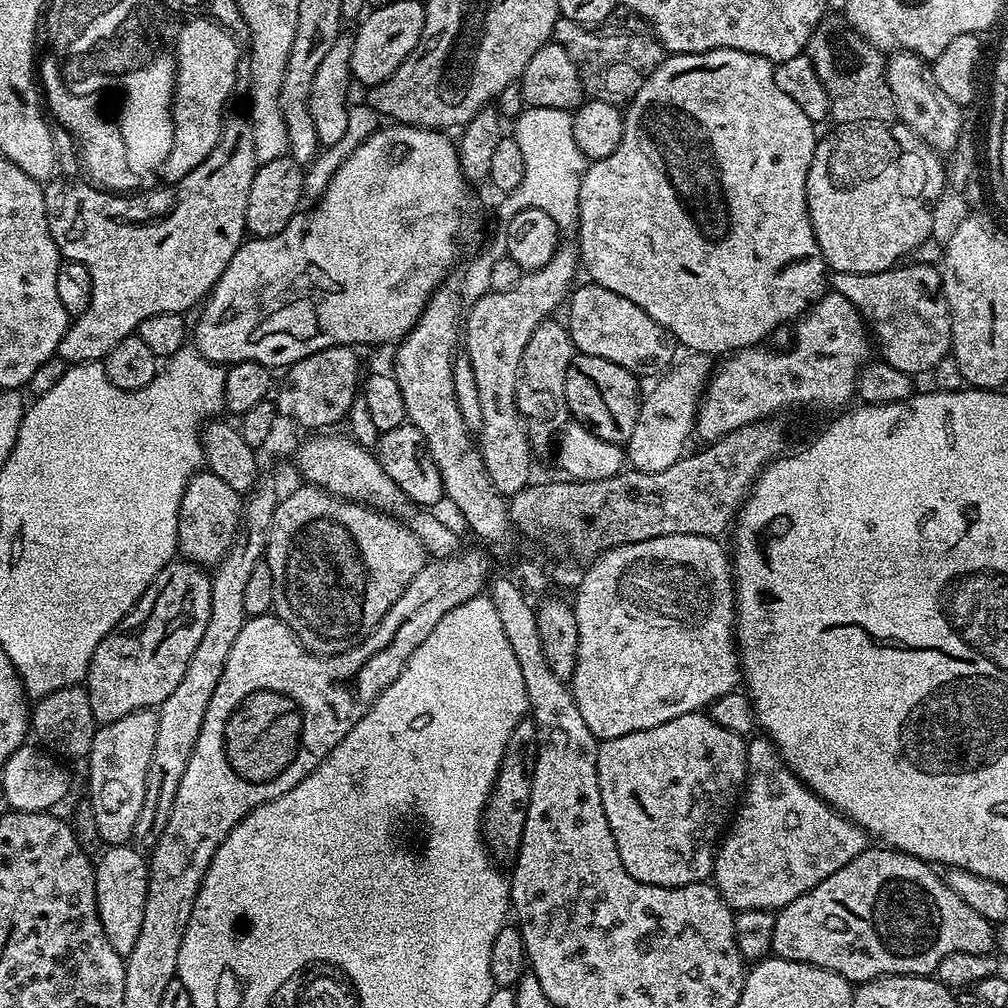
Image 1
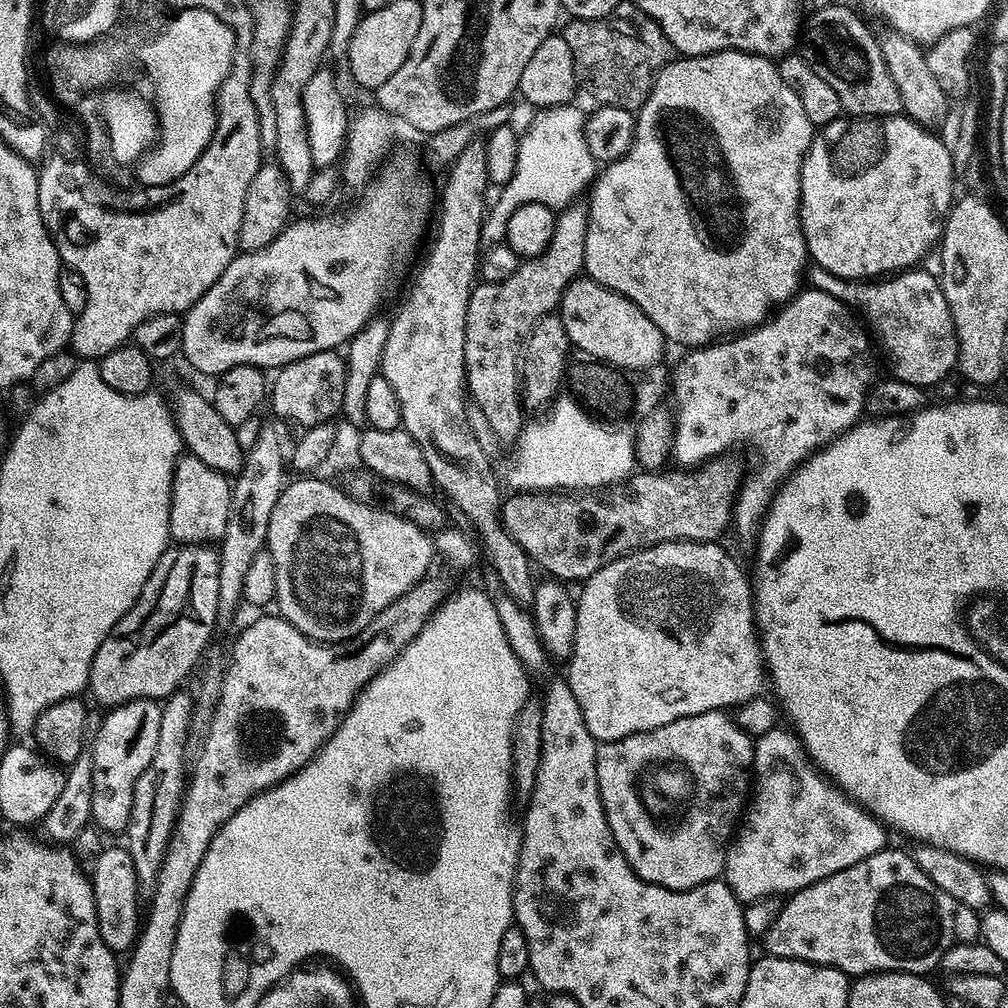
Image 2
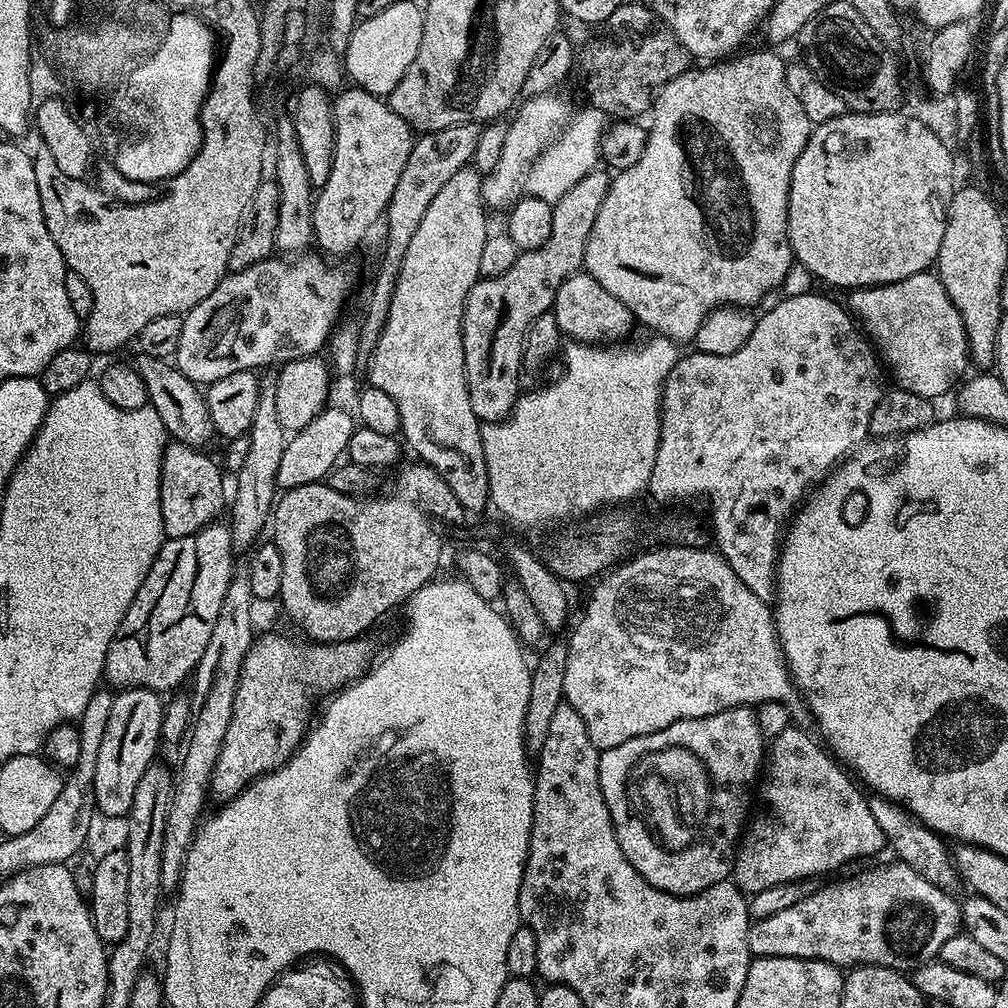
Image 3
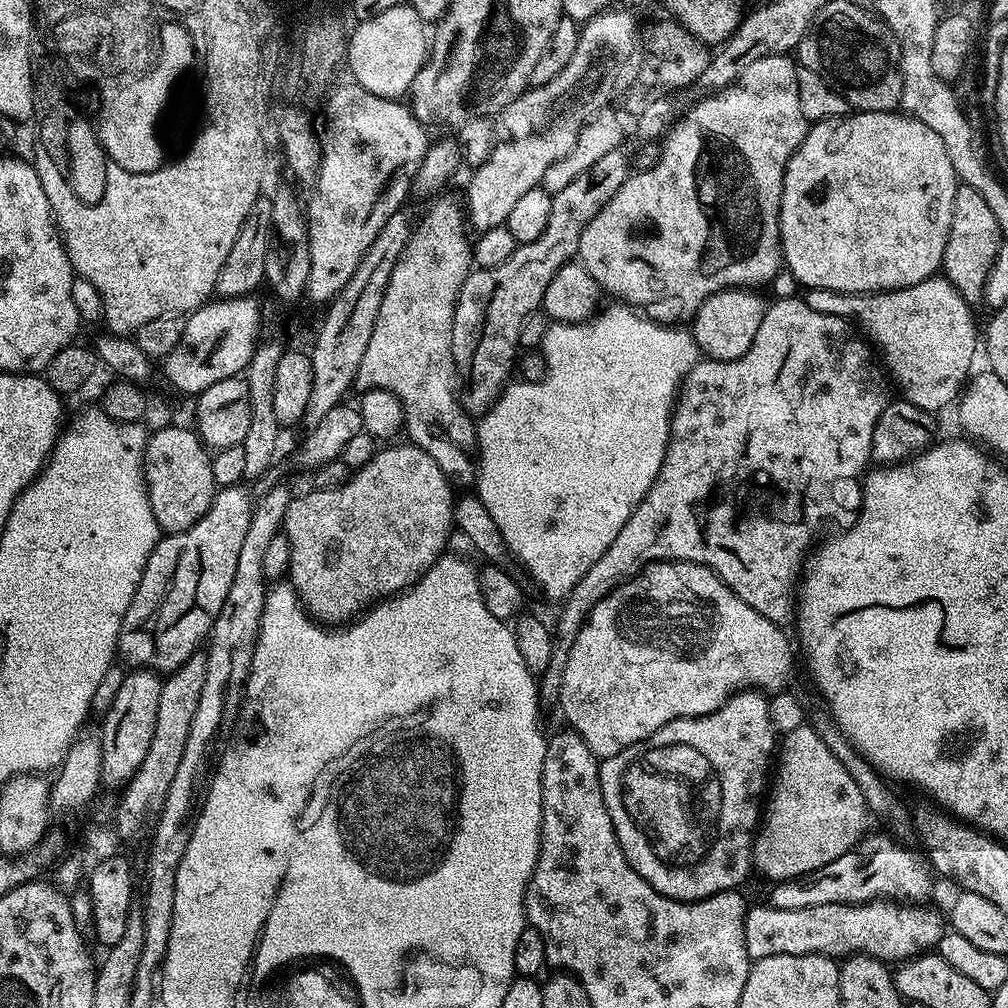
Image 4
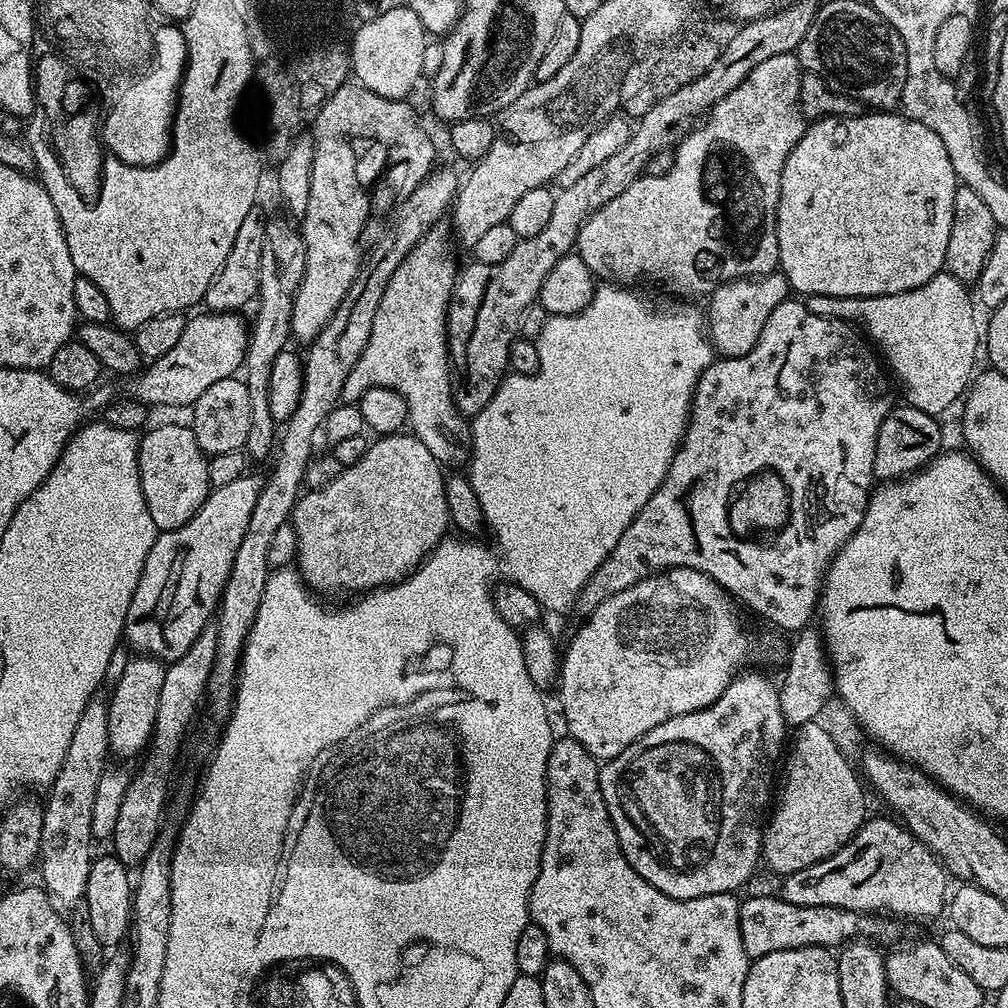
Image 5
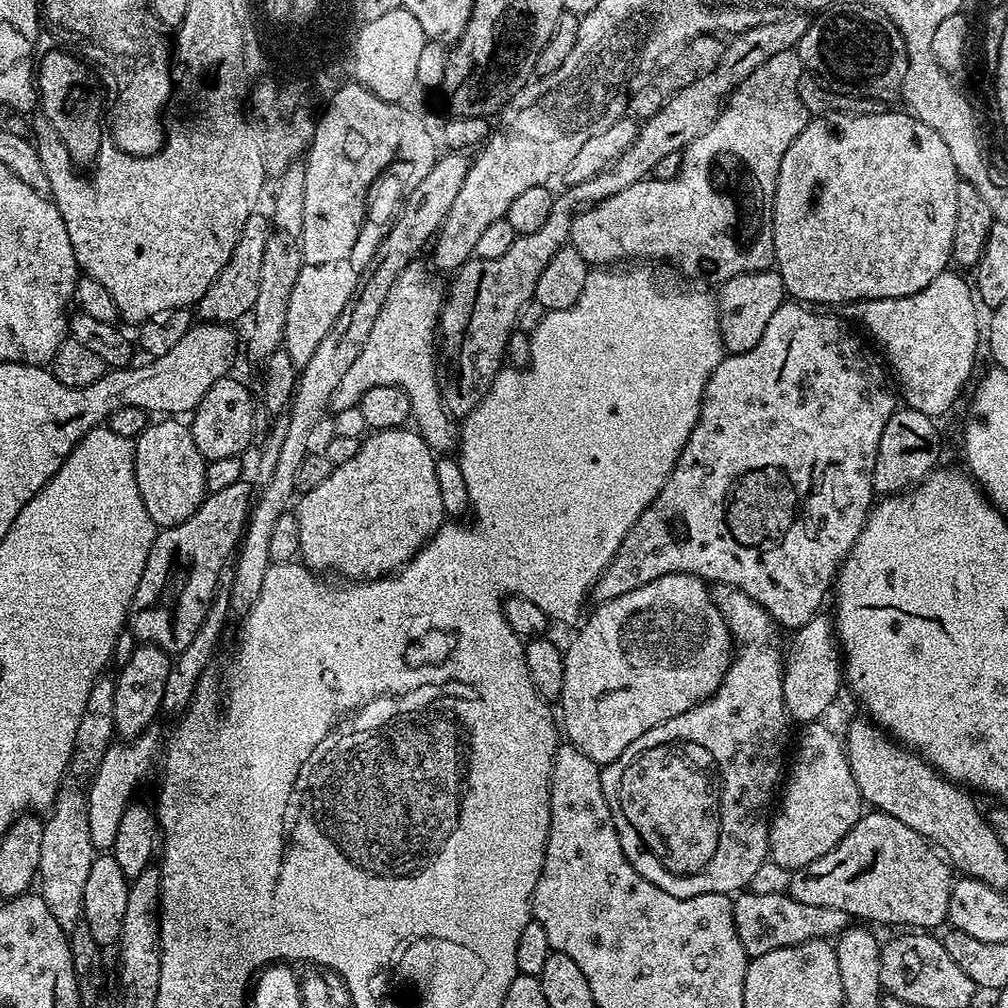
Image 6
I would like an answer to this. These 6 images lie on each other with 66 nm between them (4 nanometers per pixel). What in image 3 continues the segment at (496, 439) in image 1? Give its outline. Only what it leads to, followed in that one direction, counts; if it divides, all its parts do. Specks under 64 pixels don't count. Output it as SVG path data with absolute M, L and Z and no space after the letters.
M600 166L588 172L586 178L578 178L578 182L552 204L554 222L550 238L534 250L521 252L518 262L514 262L506 274L483 277L470 290L464 307L464 369L470 406L482 422L505 419L516 405L522 392L520 372L526 330L538 314L551 309L558 286L584 268L586 242L590 230L594 230L598 210L602 210L602 202L606 202L609 183L609 173Z

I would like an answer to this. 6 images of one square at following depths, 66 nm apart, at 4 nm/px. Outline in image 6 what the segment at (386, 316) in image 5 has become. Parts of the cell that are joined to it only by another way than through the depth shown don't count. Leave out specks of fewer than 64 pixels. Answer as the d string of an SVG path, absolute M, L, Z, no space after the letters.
M417 258L407 264L398 274L390 294L386 294L386 302L382 302L382 310L378 310L378 319L370 334L366 338L366 346L362 346L362 354L350 365L350 370L342 377L338 390L330 398L330 409L333 413L350 410L357 407L366 394L366 390L374 390L374 386L398 386L410 398L412 407L412 420L422 437L433 453L452 454L457 451L460 442L460 428L444 406L441 377L436 377L436 364L438 368L438 321L440 310L446 295L445 289L428 273L429 265L423 264L423 259Z

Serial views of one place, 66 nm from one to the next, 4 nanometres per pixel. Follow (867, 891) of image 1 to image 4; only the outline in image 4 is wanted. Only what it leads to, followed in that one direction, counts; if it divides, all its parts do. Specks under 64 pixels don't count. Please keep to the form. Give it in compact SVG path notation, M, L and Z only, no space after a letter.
M892 898L869 900L865 904L827 904L806 906L802 910L778 910L771 906L749 907L744 913L744 937L749 961L770 958L778 954L795 956L830 956L847 958L857 954L872 956L881 962L903 962L925 955L939 945L940 937L946 931L946 920L932 908L922 907L916 902L897 902Z

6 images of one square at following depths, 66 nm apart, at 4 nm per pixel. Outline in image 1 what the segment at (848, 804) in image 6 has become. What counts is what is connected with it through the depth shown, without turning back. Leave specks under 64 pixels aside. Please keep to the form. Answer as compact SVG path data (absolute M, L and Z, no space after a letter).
M756 739L747 741L748 779L734 819L716 849L711 875L721 898L736 912L786 907L842 870L870 844L863 828L840 815L800 781L771 740Z

